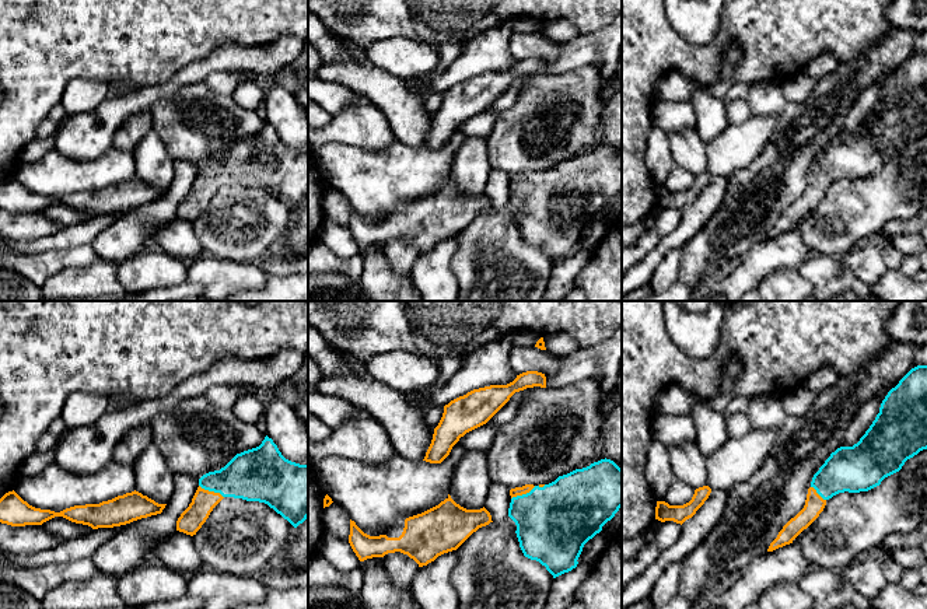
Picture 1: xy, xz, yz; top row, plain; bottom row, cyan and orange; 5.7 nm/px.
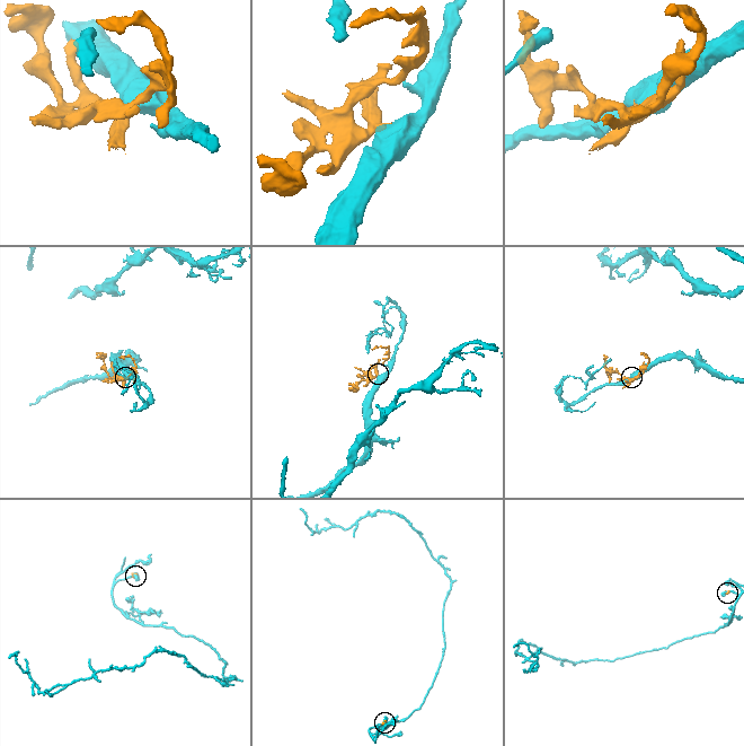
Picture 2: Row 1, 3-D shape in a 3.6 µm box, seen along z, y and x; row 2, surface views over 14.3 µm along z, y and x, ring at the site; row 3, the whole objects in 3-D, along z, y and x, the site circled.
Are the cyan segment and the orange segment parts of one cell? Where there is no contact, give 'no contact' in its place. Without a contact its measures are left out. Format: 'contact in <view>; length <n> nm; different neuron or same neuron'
contact in xy; length 160 nm; same neuron

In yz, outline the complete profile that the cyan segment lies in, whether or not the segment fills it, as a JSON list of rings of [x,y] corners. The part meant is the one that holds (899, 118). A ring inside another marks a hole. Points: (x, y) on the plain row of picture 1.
[[[917,52],[888,78],[879,99],[860,127],[830,140],[812,164],[804,195],[783,213],[767,238],[793,230],[819,203],[833,182],[844,178],[868,178],[879,172],[885,164],[899,158],[907,146],[923,136],[927,136],[927,52]]]

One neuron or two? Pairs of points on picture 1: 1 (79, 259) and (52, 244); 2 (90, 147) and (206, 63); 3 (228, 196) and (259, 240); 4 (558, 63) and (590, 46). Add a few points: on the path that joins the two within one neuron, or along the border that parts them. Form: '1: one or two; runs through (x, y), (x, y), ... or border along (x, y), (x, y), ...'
1: two; border along (90, 242), (30, 255)
2: one; runs through (115, 118), (128, 105), (163, 93), (177, 81)
3: one; runs through (235, 207), (254, 228)
4: one; runs through (566, 59), (581, 51)

